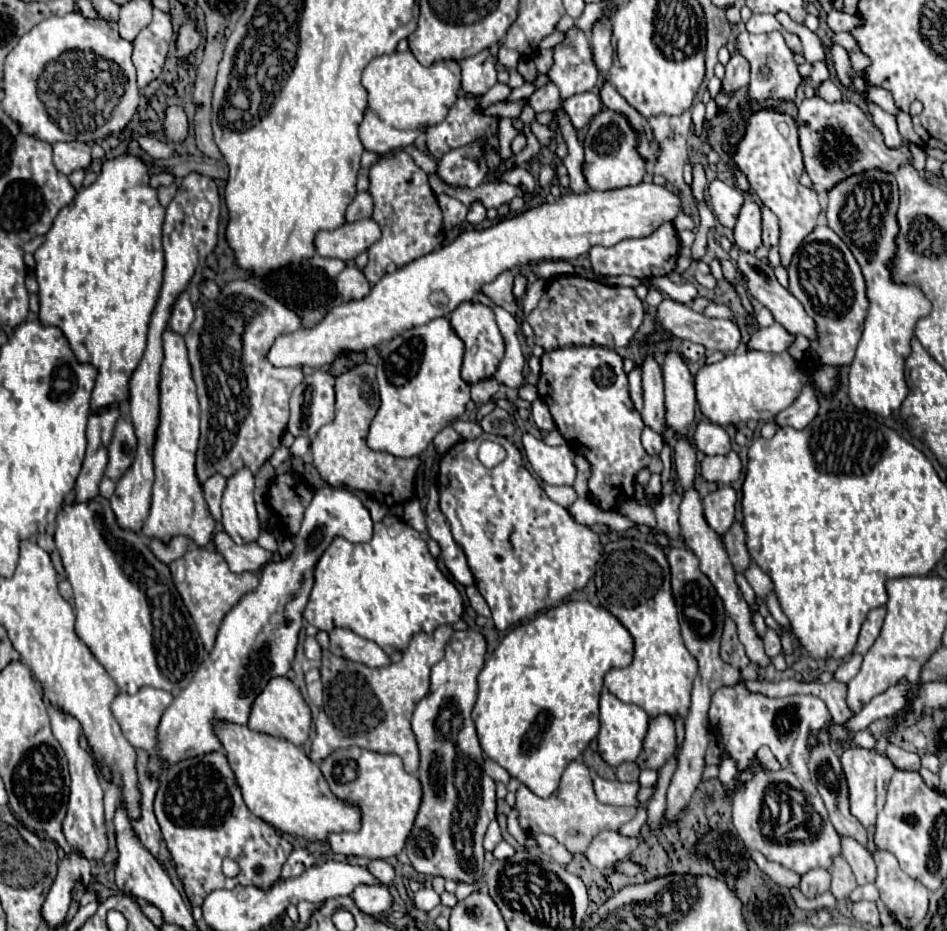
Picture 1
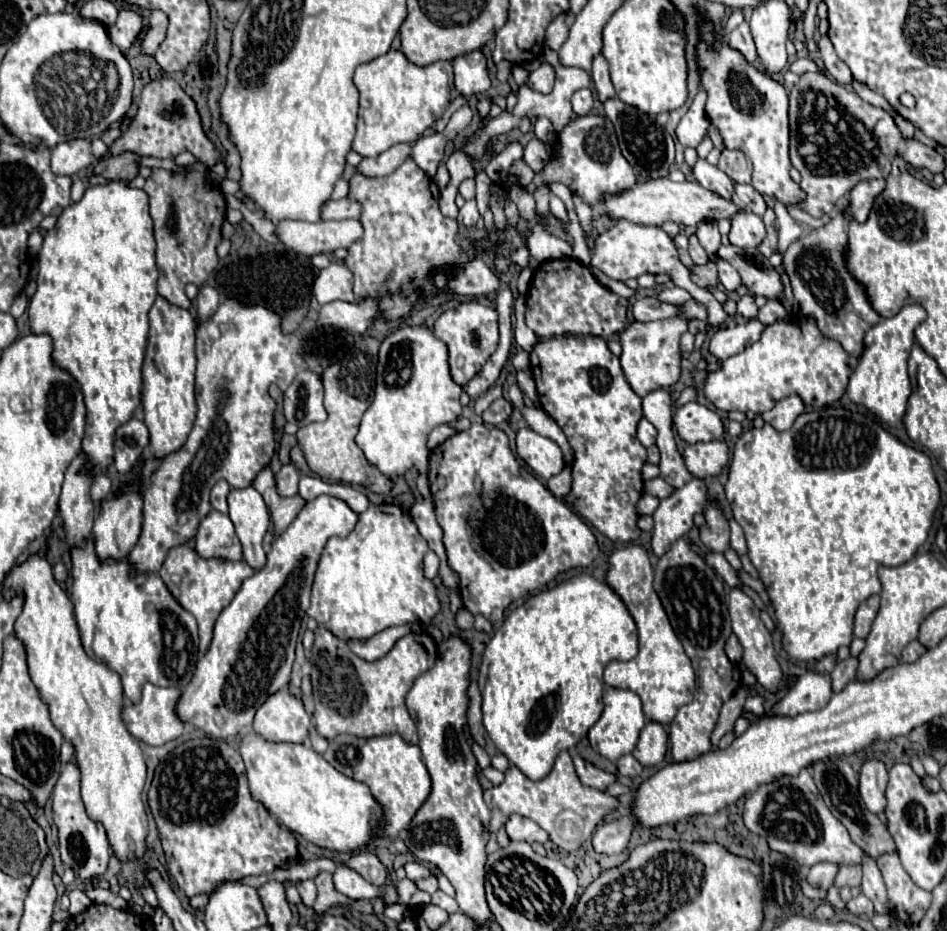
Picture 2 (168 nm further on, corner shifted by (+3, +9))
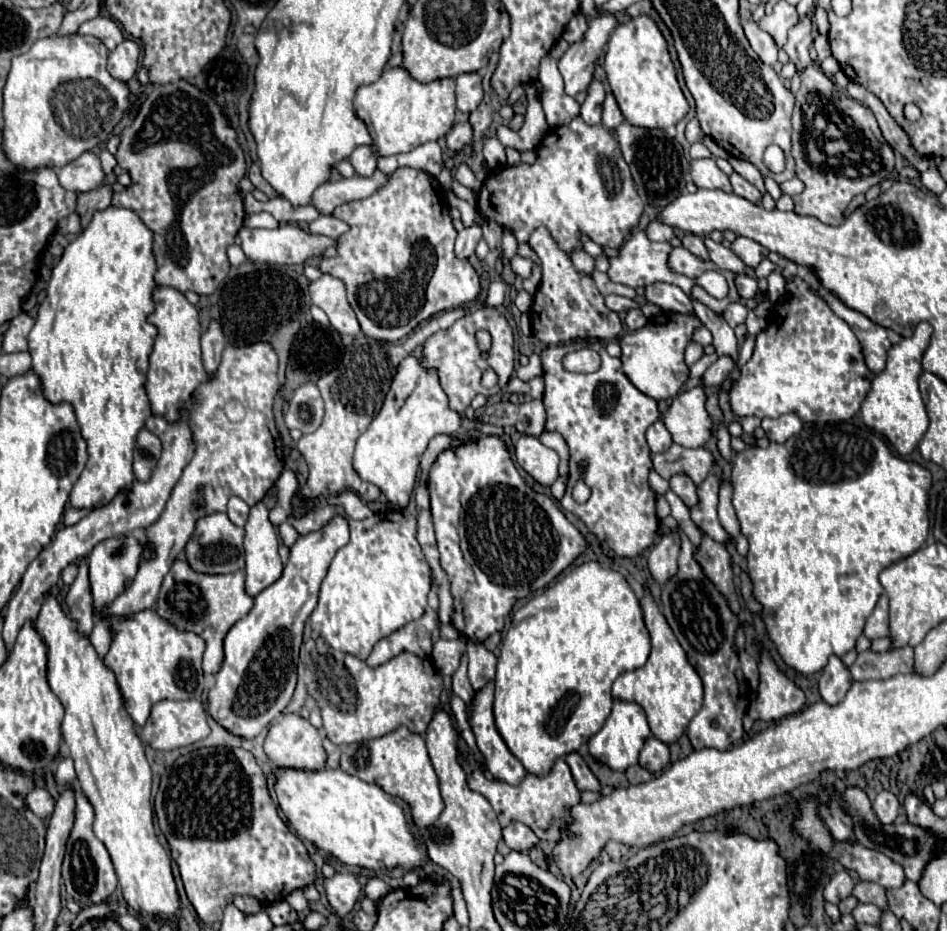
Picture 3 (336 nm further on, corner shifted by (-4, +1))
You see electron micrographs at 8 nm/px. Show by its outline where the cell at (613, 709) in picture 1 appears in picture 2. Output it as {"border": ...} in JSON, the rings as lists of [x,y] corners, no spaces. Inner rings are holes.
{"border":[[[608,687],[606,693],[604,693],[604,713],[594,723],[594,727],[588,731],[590,747],[594,751],[598,751],[602,757],[606,757],[610,761],[618,761],[620,755],[632,753],[632,749],[636,747],[636,741],[638,741],[638,735],[640,735],[644,723],[646,723],[646,717],[642,713],[640,697],[636,693],[632,693],[632,691],[626,691],[626,689]]]}

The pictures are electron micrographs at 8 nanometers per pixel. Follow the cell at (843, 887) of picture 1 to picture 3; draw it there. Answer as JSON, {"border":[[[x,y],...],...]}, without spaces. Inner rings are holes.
{"border":[[[859,881],[853,887],[853,895],[859,899],[859,903],[873,903],[879,909],[887,909],[887,897],[885,897],[885,889],[879,887],[877,883],[869,883],[869,881]]]}

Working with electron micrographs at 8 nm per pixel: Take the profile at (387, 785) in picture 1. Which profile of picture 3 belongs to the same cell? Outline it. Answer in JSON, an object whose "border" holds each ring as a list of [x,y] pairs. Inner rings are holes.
{"border":[[[399,727],[379,739],[343,745],[341,751],[341,769],[367,783],[379,785],[389,795],[401,797],[411,811],[415,827],[429,827],[441,815],[443,799],[439,791],[439,781],[421,735],[411,733],[407,727]]]}

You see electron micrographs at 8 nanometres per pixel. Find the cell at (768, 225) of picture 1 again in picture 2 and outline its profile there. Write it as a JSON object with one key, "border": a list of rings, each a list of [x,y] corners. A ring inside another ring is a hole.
{"border":[[[736,183],[734,185],[734,195],[738,197],[738,201],[748,209],[748,211],[752,211],[752,213],[756,213],[756,215],[764,215],[764,211],[766,211],[766,203],[764,203],[764,197],[752,187],[752,185],[740,185],[740,183]]]}

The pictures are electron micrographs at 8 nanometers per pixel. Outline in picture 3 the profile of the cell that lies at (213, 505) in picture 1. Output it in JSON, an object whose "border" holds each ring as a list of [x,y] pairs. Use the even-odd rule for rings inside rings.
{"border":[[[231,497],[231,499],[229,499],[227,515],[229,515],[229,519],[231,519],[237,527],[243,527],[243,525],[245,525],[245,521],[247,521],[247,511],[249,511],[249,505],[243,503],[243,499],[239,499],[239,497]]]}

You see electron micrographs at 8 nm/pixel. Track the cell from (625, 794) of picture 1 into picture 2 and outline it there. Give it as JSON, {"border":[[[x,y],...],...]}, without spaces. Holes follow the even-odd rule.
{"border":[[[570,749],[570,755],[572,755],[574,767],[576,767],[576,775],[578,775],[578,779],[582,781],[582,785],[592,787],[592,789],[598,789],[598,791],[604,791],[610,783],[616,781],[616,775],[606,773],[606,771],[594,767],[592,763],[584,761],[574,749]]]}

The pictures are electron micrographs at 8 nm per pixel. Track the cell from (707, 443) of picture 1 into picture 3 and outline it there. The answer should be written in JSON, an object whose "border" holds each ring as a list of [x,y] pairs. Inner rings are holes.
{"border":[[[697,385],[677,395],[663,419],[673,441],[683,447],[703,447],[711,439],[711,417],[705,409],[705,389]]]}

